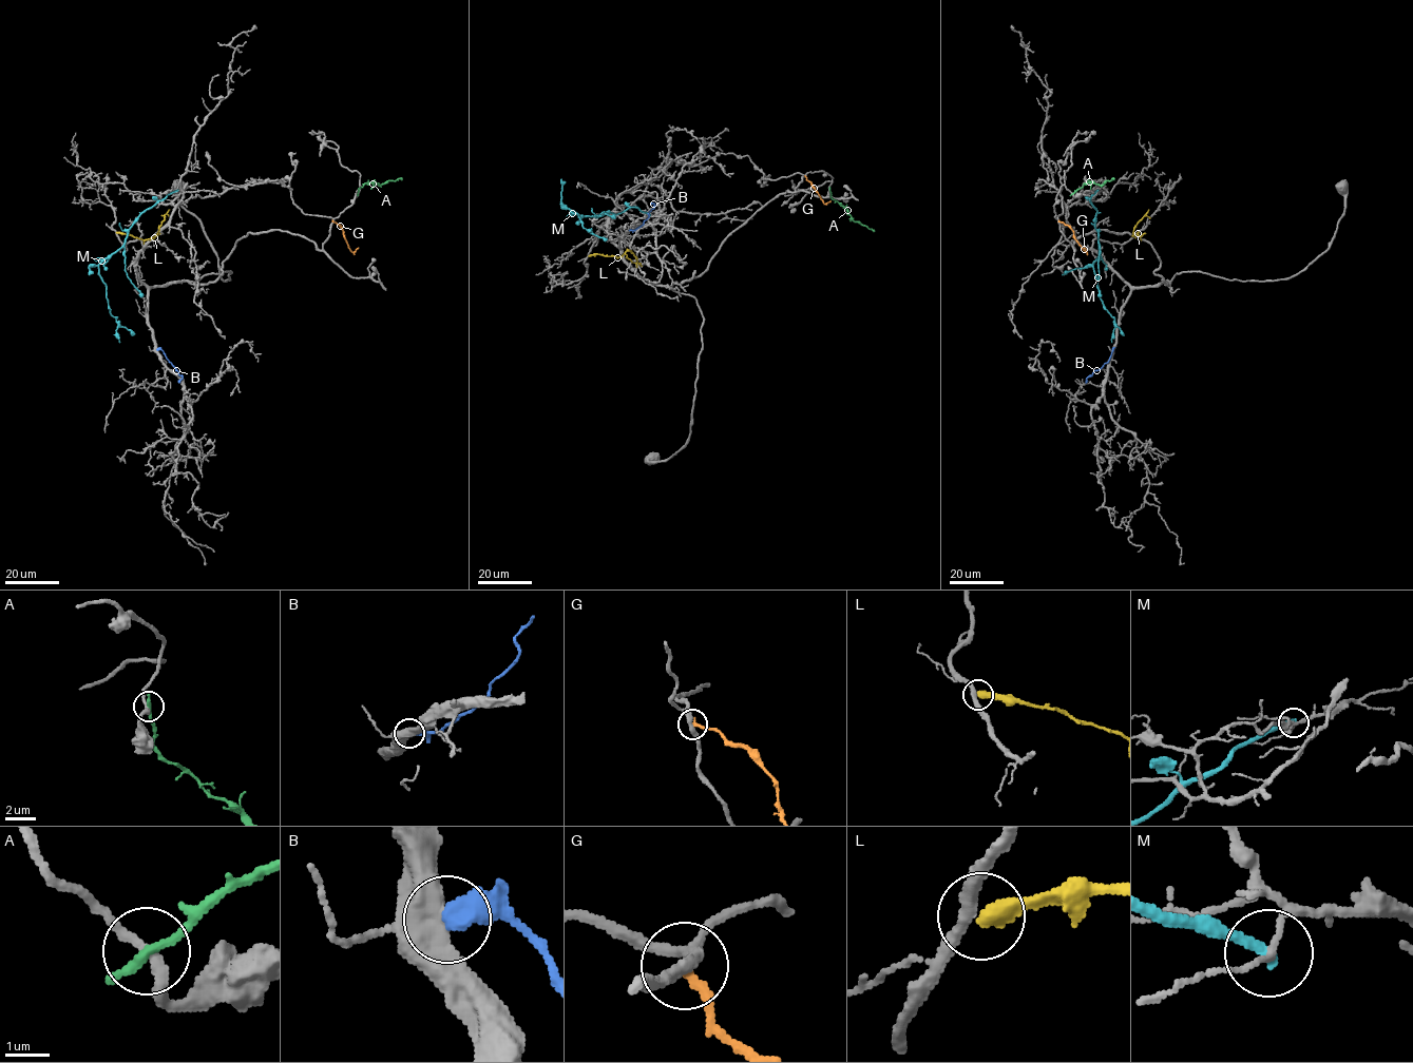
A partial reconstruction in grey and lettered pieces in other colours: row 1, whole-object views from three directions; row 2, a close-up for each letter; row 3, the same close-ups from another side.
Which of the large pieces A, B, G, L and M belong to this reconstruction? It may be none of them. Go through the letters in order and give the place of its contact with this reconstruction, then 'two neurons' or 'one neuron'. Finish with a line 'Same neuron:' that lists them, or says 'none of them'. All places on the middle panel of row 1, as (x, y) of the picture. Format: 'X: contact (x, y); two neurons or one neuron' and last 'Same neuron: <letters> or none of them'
A: contact (829, 190); two neurons
B: contact (629, 230); two neurons
G: contact (805, 176); two neurons
L: contact (589, 255); two neurons
M: contact (650, 214); two neurons
Same neuron: none of them

